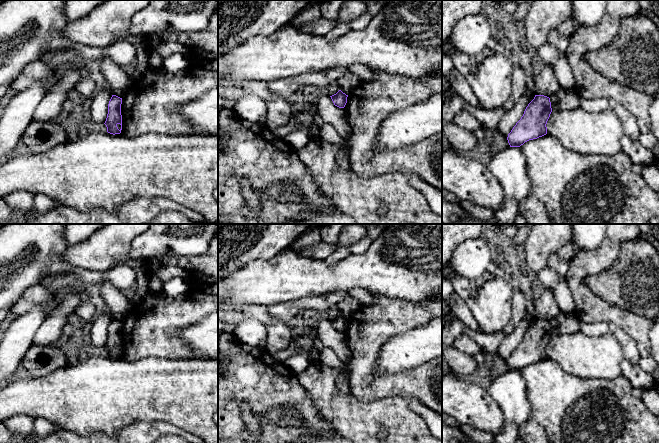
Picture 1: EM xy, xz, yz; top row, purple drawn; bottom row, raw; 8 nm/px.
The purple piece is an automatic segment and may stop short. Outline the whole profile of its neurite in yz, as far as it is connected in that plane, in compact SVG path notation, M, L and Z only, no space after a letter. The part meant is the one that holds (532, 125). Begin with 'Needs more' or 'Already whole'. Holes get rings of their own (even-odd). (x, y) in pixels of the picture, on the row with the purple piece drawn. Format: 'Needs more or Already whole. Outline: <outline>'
Already whole. Outline: M535 95L526 107L523 116L508 134L510 147L520 147L525 142L547 134L547 121L552 112L550 98Z

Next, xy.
Already whole. Outline: M112 95L108 104L108 114L105 121L107 132L110 134L120 134L122 130L121 115L122 98Z

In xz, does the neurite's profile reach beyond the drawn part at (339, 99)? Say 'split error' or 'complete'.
complete

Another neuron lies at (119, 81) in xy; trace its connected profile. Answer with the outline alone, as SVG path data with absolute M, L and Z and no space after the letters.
M104 57L102 60L101 72L105 81L109 84L112 94L122 98L133 81L132 77L108 57Z

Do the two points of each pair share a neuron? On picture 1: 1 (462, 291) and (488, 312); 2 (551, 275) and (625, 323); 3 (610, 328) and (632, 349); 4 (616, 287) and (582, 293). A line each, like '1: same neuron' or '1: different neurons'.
1: same neuron
2: different neurons
3: same neuron
4: different neurons

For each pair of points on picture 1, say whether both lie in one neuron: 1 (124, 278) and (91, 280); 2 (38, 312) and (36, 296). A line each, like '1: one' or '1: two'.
1: one
2: two

